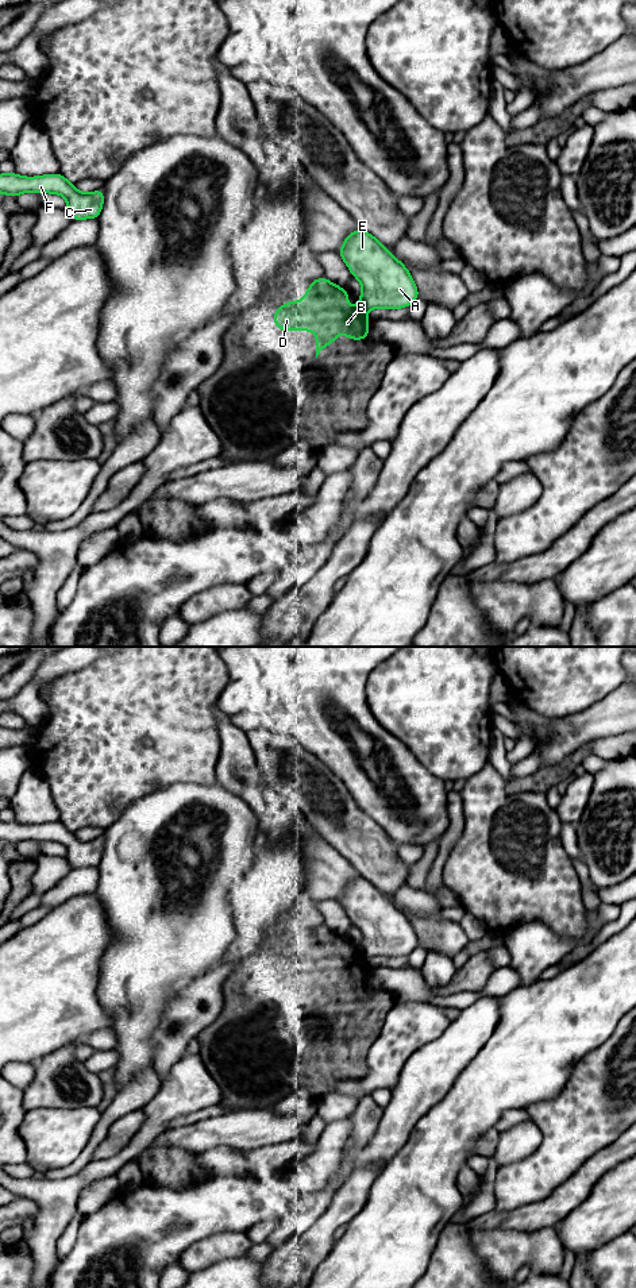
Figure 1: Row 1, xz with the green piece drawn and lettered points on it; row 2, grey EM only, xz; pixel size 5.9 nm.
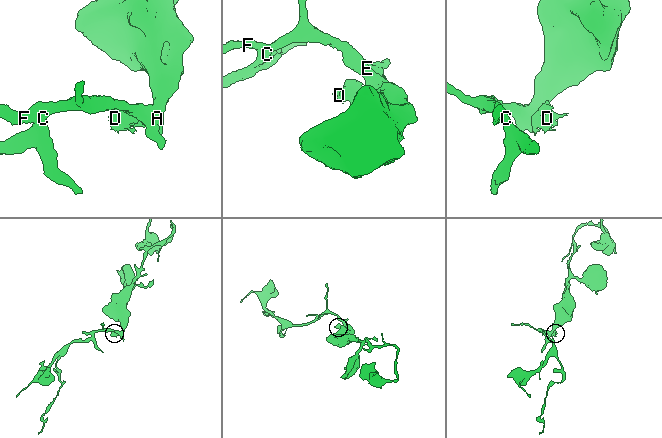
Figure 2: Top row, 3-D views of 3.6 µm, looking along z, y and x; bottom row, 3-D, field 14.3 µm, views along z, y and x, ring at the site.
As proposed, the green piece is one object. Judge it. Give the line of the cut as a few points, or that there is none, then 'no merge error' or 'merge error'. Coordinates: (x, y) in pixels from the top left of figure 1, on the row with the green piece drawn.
cut xz (359, 303), (366, 309); merge error

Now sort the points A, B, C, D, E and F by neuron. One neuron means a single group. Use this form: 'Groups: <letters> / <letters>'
Groups: A C E F / B D

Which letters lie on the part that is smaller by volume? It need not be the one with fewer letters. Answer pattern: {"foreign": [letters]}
{"foreign": ["B", "D"]}

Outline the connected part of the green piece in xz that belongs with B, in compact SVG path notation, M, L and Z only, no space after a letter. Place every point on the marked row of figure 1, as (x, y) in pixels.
M321 277L309 284L302 300L285 302L271 317L280 331L315 331L317 358L340 332L347 339L369 339L366 309L361 304L350 308L348 294L347 289Z

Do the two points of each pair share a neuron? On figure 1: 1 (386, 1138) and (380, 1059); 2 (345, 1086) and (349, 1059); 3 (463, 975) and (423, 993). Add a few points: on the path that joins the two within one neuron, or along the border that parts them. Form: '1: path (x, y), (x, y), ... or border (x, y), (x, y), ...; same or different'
1: border (405, 1061), (397, 1084), (390, 1090); different
2: border (367, 1057), (366, 1074), (354, 1080), (343, 1079); different
3: path (454, 984), (446, 991), (432, 993); same

